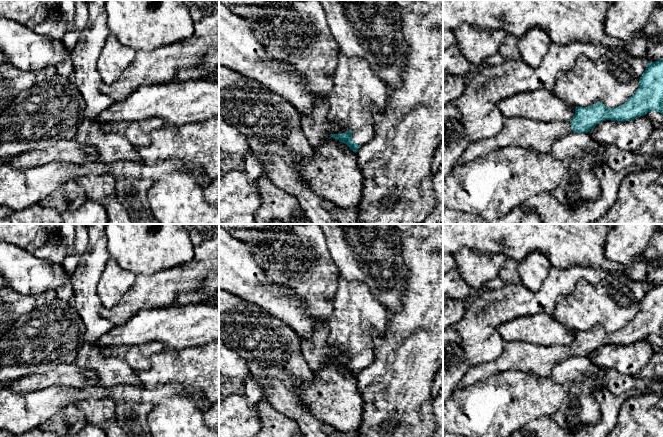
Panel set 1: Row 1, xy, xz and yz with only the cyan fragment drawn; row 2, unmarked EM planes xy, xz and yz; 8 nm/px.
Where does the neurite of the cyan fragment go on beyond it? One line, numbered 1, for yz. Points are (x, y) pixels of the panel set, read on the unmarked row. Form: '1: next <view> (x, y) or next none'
1: next yz (520, 356)

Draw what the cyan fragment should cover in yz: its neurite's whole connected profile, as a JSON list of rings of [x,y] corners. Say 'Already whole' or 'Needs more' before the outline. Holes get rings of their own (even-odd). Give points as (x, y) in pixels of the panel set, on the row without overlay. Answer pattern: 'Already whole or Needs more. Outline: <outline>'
Needs more. Outline: [[[663,283],[647,287],[637,315],[624,328],[607,332],[602,326],[596,326],[589,331],[576,331],[570,346],[505,343],[497,360],[471,367],[453,391],[485,381],[498,371],[515,370],[531,372],[537,377],[551,377],[552,369],[567,358],[588,357],[600,346],[630,345],[651,335],[663,339]]]

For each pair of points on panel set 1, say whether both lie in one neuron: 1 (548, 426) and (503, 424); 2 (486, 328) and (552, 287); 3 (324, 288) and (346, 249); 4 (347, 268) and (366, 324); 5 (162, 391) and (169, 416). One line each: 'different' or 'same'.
1: different
2: same
3: different
4: different
5: different

